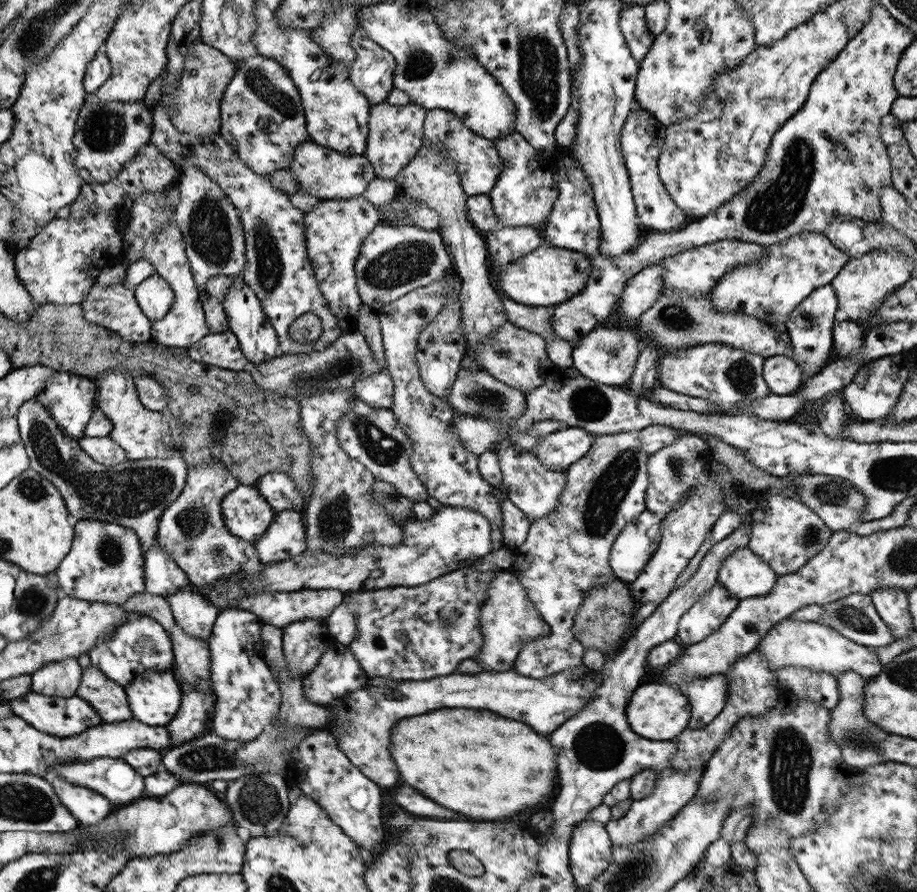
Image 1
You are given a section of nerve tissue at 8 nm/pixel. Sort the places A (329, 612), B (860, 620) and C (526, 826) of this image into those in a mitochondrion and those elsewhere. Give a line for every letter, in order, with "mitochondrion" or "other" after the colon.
A: other
B: mitochondrion
C: other

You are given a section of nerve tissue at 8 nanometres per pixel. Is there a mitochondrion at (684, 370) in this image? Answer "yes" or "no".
no

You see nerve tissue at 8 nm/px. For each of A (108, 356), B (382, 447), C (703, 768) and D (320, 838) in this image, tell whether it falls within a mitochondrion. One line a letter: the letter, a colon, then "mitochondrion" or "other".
A: mitochondrion
B: mitochondrion
C: other
D: other

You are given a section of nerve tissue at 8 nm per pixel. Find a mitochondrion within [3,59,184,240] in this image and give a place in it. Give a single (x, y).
(103, 129)

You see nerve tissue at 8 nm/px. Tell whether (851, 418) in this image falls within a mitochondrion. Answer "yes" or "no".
no

